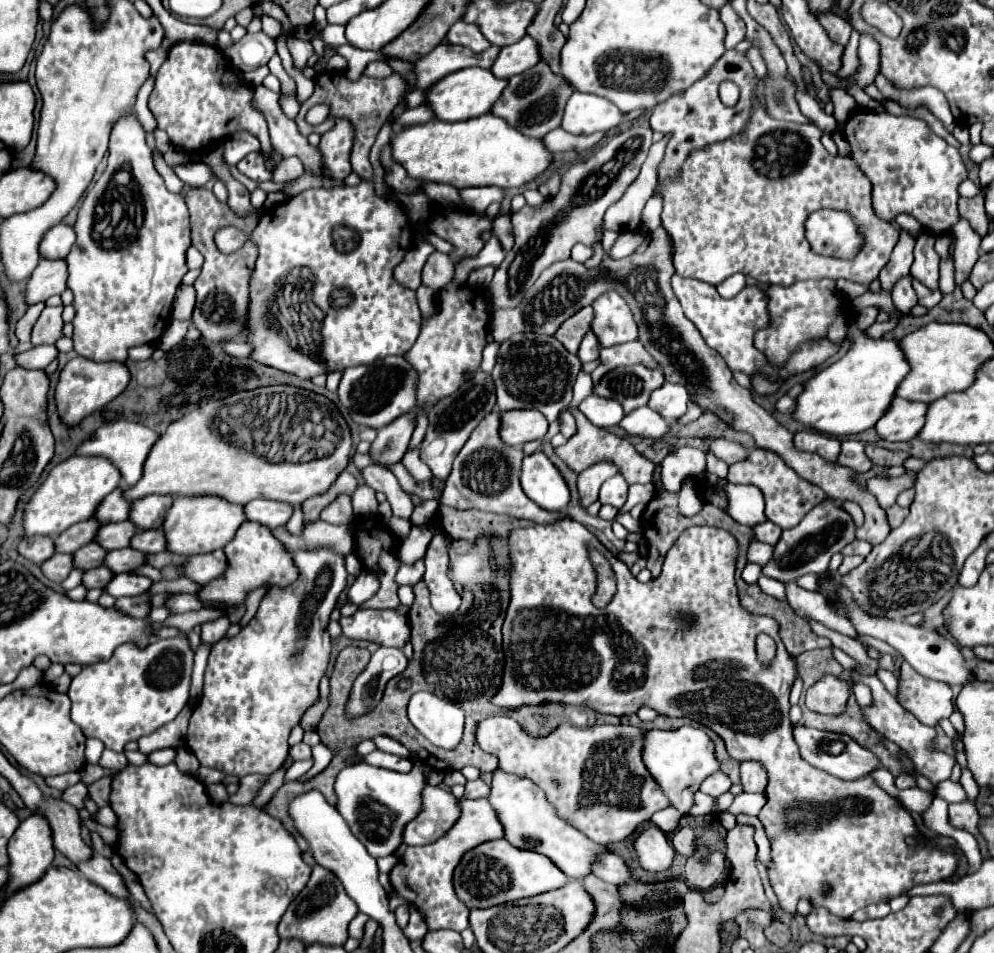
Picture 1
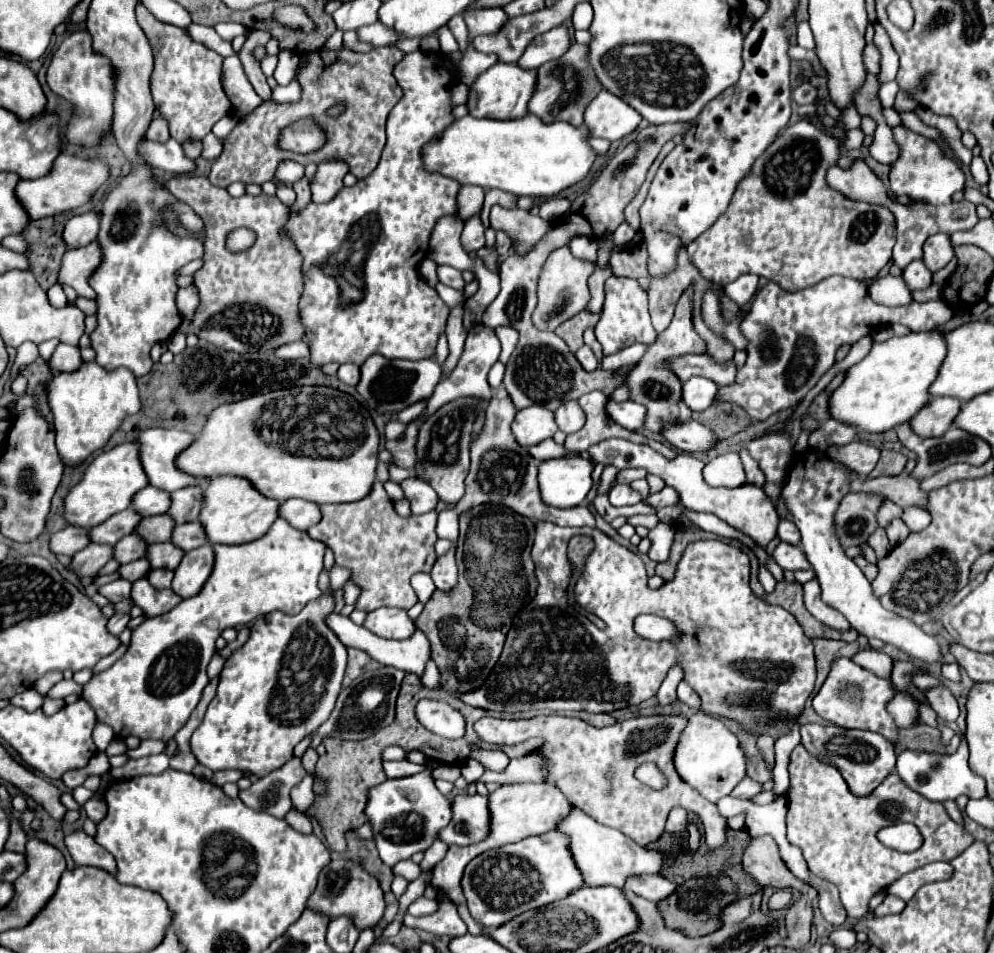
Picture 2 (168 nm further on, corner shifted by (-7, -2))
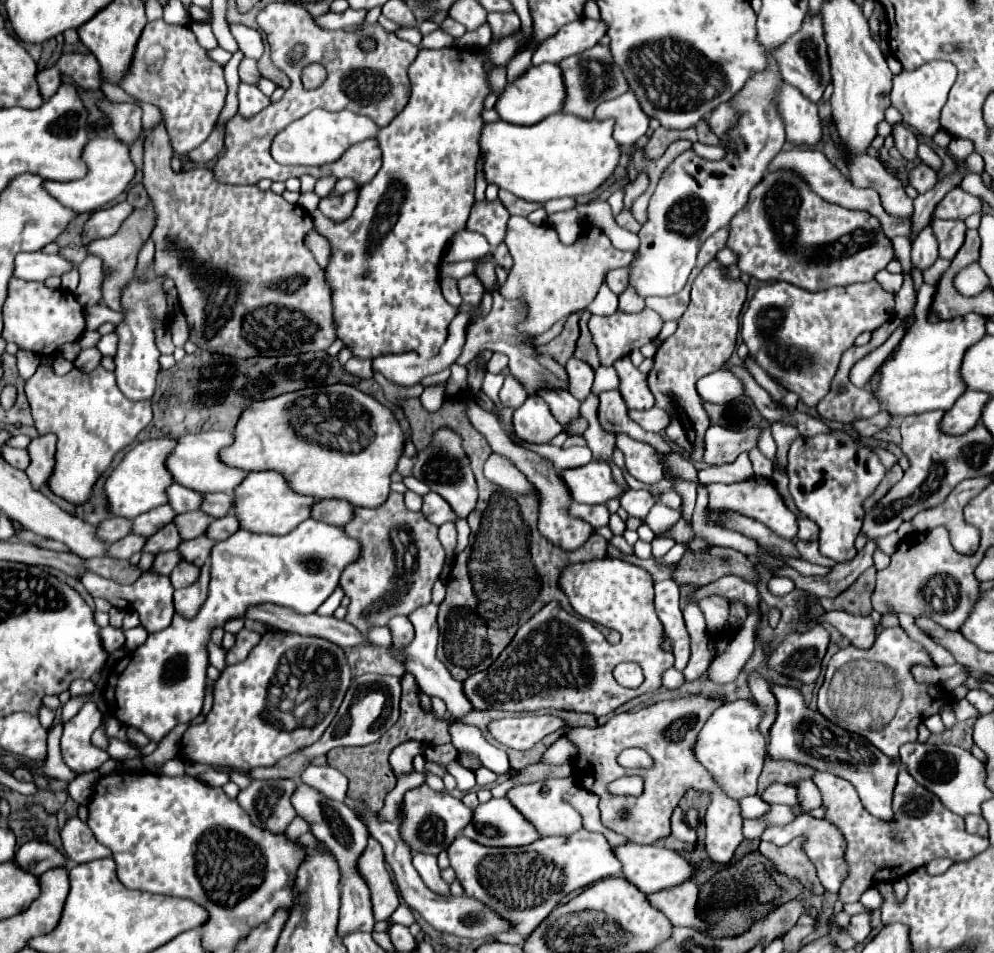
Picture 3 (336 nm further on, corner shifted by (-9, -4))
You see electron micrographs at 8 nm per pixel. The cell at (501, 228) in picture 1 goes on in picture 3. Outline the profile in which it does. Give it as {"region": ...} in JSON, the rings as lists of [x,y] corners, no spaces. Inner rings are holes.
{"region":[[[500,243],[500,245],[496,247],[496,251],[494,251],[494,261],[496,261],[498,265],[502,265],[506,271],[512,267],[512,257],[510,257],[510,253],[508,253],[508,249],[506,249],[504,243]]]}

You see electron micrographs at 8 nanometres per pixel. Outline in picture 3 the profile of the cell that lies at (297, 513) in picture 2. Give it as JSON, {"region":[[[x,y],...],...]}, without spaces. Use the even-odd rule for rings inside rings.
{"region":[[[316,499],[314,505],[310,507],[312,519],[316,521],[326,521],[328,525],[342,527],[346,521],[350,521],[352,505],[348,501],[332,501],[332,499]]]}

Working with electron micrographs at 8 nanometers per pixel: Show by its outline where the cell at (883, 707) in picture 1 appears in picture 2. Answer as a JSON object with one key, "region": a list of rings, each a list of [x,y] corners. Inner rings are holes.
{"region":[[[862,649],[852,657],[852,661],[860,667],[874,671],[878,677],[888,677],[894,665],[892,659],[884,651],[876,651],[876,649]]]}

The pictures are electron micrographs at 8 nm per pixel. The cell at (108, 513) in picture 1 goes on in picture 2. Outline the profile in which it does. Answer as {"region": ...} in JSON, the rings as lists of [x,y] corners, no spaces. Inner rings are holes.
{"region":[[[148,485],[136,493],[132,509],[140,511],[144,517],[150,517],[150,515],[166,513],[170,505],[172,505],[172,497],[168,491],[160,491],[158,487]]]}

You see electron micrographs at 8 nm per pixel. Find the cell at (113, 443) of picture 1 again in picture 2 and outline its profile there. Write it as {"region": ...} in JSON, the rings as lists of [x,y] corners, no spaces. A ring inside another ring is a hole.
{"region":[[[146,429],[138,435],[140,459],[150,485],[164,491],[178,491],[180,487],[202,485],[206,479],[196,479],[194,475],[184,475],[176,467],[176,455],[184,451],[196,437],[178,429]]]}

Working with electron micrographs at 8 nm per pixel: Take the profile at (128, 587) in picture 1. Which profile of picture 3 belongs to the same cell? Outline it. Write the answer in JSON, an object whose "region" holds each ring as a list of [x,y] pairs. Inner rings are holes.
{"region":[[[182,561],[174,567],[174,571],[170,573],[170,581],[172,581],[172,587],[174,589],[180,589],[180,587],[186,587],[190,585],[190,581],[196,581],[198,579],[198,567]]]}

